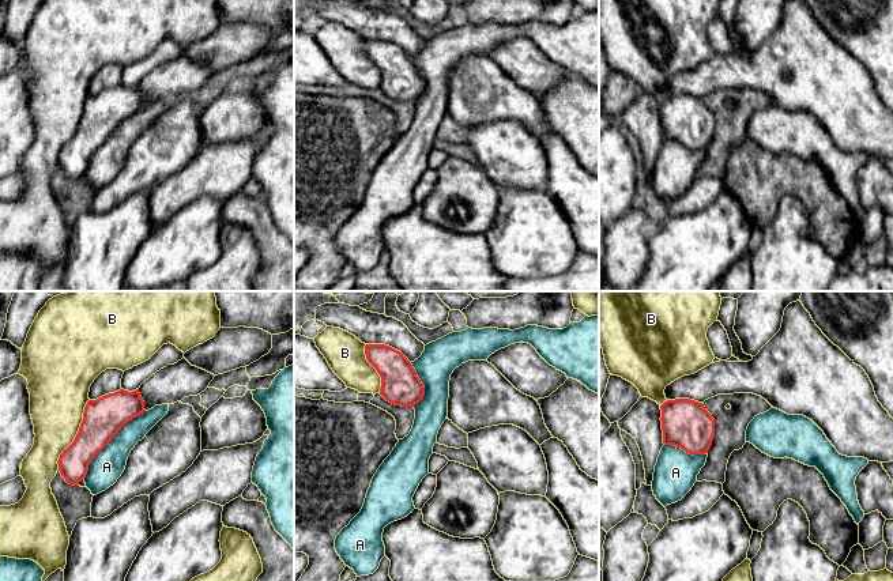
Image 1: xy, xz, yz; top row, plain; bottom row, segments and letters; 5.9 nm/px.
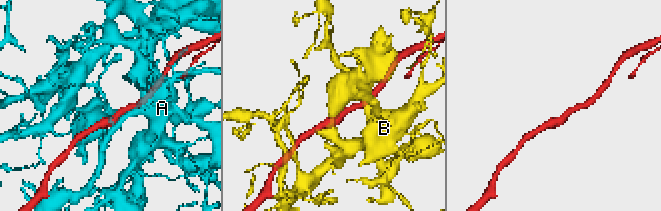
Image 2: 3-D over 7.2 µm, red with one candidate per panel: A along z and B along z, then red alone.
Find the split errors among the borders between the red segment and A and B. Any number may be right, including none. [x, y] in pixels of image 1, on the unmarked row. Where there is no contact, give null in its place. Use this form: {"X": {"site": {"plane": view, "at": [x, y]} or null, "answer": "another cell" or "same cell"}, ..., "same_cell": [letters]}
{"A": {"site": {"plane": "xy", "at": [109, 136]}, "answer": "another cell"}, "B": {"site": {"plane": "xy", "at": [76, 129]}, "answer": "another cell"}, "same_cell": []}

